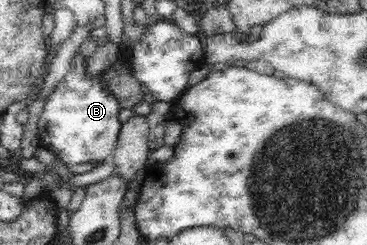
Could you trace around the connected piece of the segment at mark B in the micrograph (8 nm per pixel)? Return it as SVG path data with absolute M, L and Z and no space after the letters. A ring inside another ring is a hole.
M79 52L71 60L67 76L55 86L38 118L40 145L48 147L65 165L104 163L115 152L121 123L119 101L105 87L102 72L98 77L85 77L87 59Z

